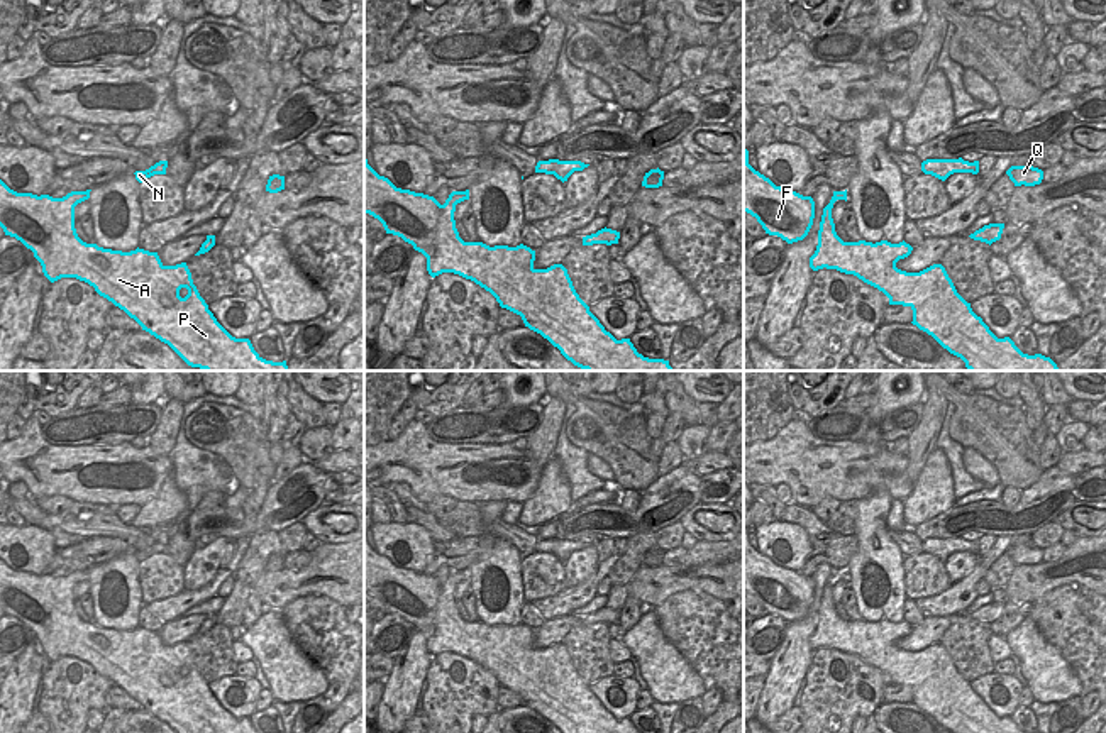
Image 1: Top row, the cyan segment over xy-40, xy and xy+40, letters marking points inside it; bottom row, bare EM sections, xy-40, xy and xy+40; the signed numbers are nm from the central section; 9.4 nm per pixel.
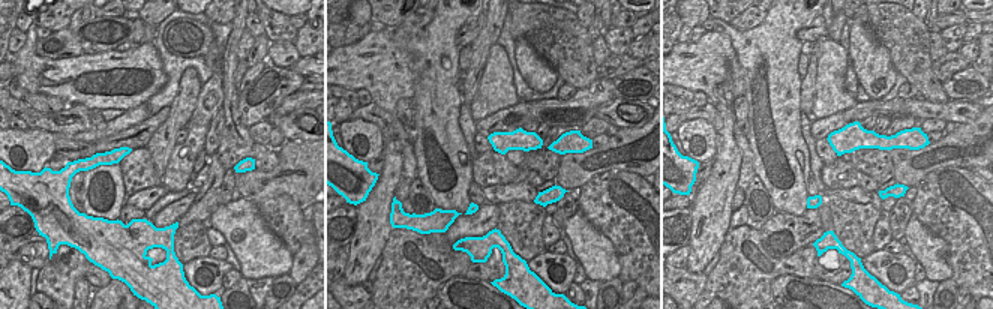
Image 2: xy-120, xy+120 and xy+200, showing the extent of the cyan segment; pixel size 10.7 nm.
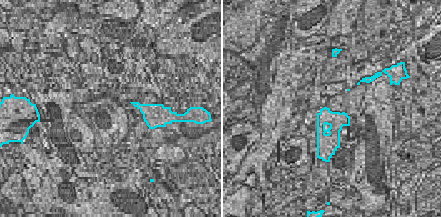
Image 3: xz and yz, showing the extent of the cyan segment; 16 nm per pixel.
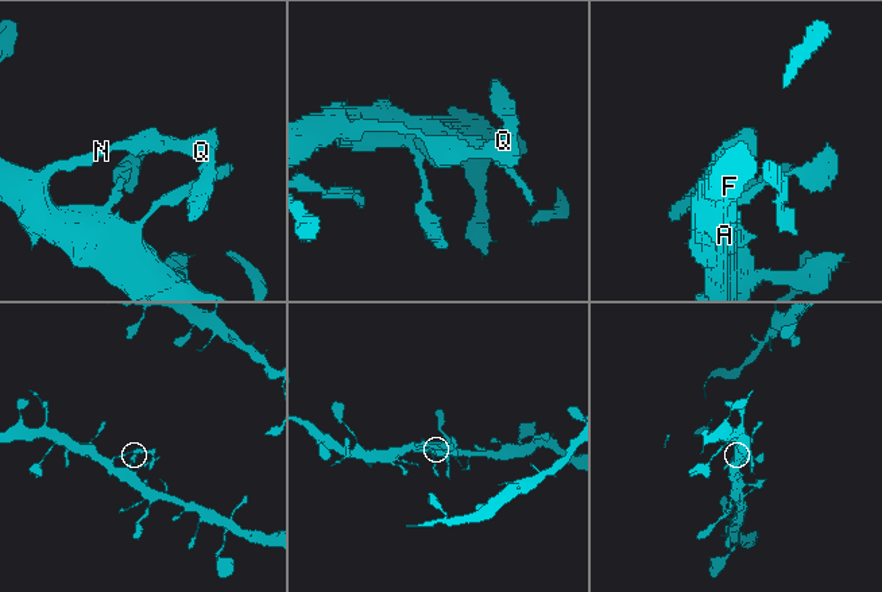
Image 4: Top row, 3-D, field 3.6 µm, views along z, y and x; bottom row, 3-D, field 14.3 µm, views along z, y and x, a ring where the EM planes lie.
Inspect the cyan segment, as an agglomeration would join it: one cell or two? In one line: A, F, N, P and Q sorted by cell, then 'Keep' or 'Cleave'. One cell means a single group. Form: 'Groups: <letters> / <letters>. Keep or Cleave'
Groups: A F N P / Q. Cleave

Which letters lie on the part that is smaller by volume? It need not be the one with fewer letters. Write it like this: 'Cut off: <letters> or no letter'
Cut off: Q

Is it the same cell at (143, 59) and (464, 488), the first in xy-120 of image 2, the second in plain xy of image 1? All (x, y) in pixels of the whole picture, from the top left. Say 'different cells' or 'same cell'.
same cell

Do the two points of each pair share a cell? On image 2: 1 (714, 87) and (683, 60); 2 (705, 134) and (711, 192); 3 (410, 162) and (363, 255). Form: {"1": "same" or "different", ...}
{"1": "same", "2": "different", "3": "different"}

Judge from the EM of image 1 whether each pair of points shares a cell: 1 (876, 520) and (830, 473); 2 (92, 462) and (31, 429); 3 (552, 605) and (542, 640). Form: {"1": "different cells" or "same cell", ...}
{"1": "different cells", "2": "same cell", "3": "different cells"}

